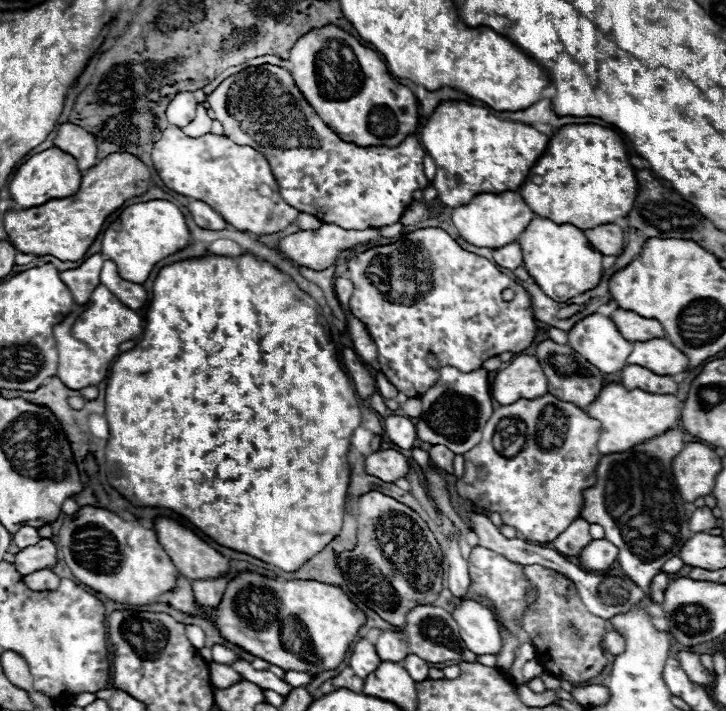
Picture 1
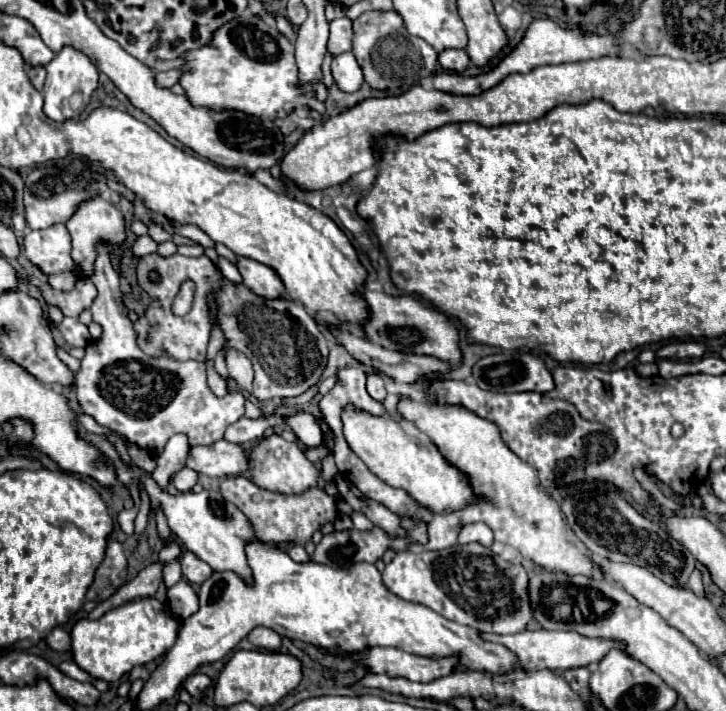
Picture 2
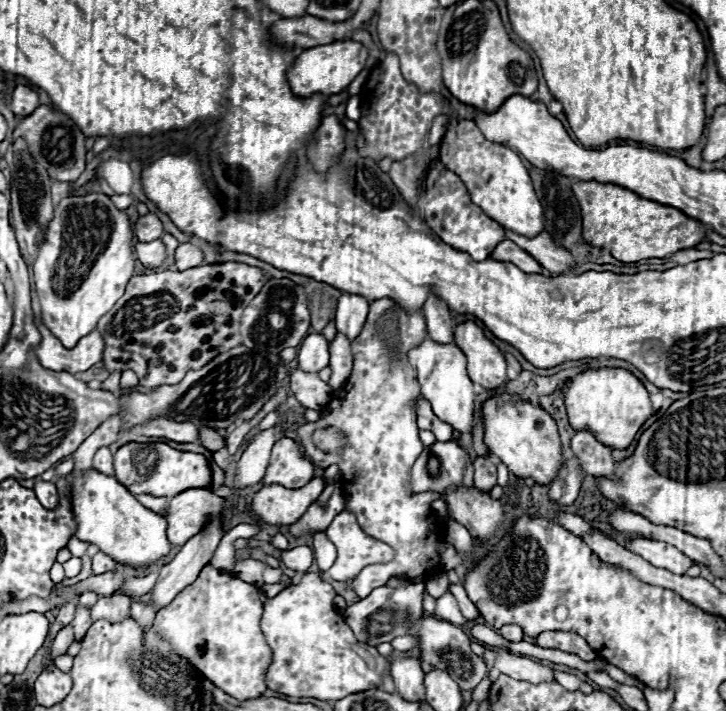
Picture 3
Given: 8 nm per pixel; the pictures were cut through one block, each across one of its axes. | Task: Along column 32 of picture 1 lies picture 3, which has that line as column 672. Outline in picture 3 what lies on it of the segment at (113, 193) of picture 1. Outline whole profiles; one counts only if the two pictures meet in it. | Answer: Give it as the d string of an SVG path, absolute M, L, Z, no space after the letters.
M578 180L572 184L574 196L582 208L584 238L596 248L610 250L610 254L622 262L638 262L646 258L666 258L678 250L694 248L710 230L700 220L688 218L676 208L666 208L664 204L654 204L652 200L642 200L626 188L614 188L614 184L598 184L596 180Z

